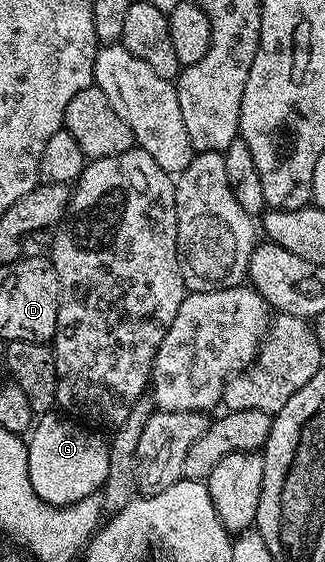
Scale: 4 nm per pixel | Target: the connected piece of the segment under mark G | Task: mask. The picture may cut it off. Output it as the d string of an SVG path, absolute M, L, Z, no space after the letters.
M48 413L36 418L30 432L27 444L27 468L29 469L29 481L33 485L33 493L41 497L54 507L67 507L70 503L81 501L85 497L96 494L102 488L105 476L109 473L109 449L110 442L102 439L98 430L68 417L66 414Z

